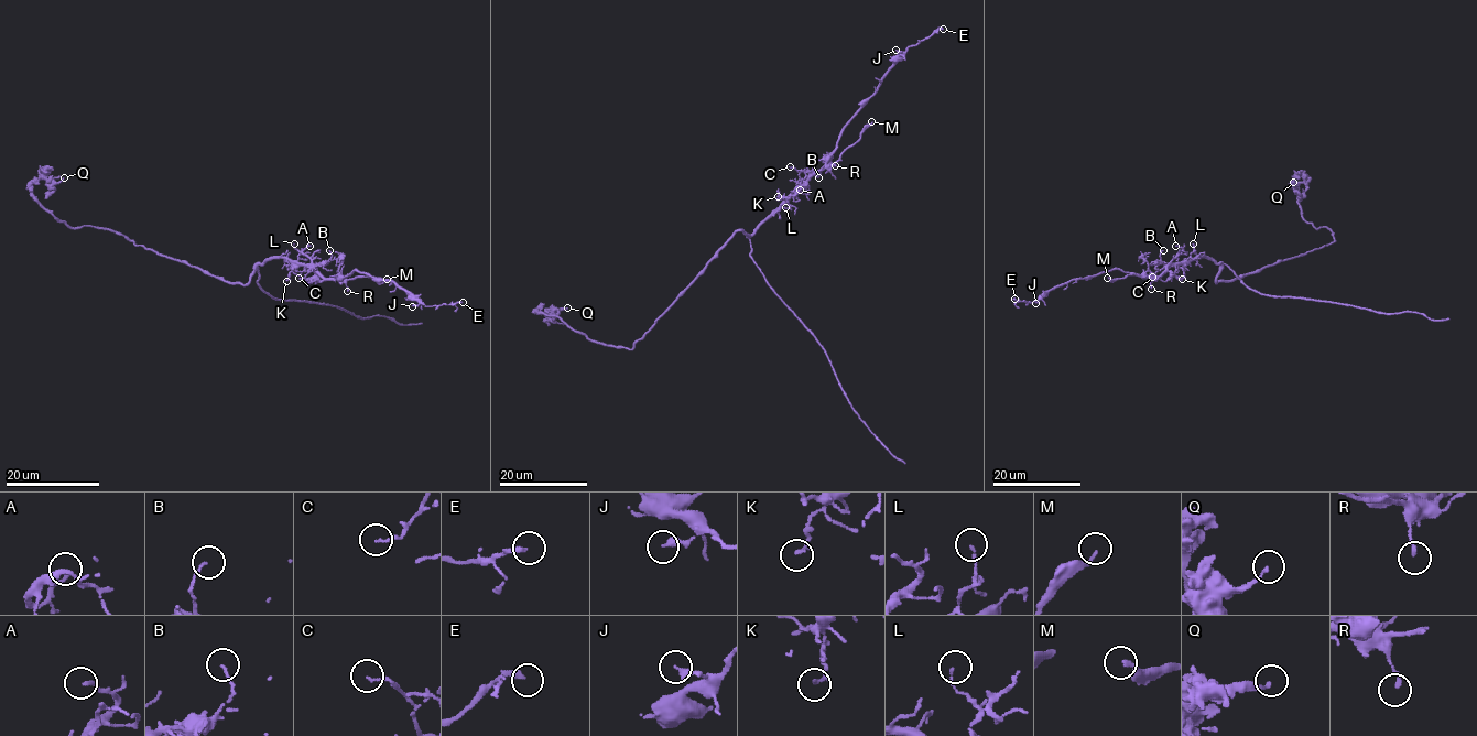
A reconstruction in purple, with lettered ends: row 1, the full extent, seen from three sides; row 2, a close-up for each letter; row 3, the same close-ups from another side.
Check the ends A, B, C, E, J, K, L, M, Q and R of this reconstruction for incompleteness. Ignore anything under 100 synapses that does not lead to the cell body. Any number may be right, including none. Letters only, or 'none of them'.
none of them

